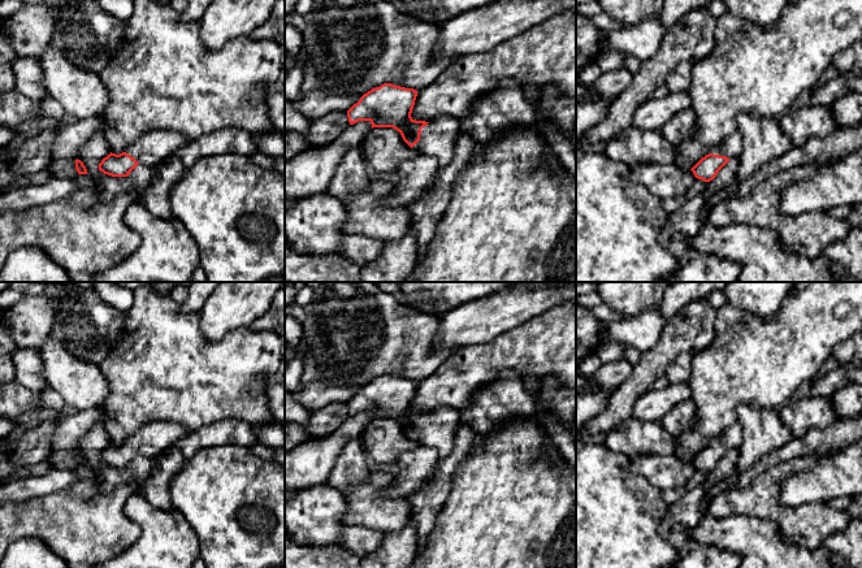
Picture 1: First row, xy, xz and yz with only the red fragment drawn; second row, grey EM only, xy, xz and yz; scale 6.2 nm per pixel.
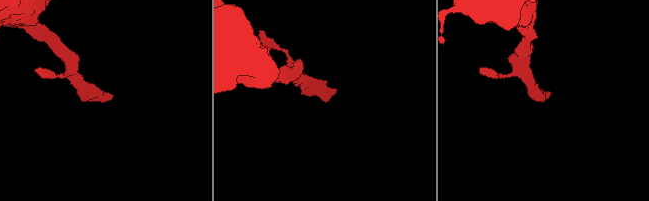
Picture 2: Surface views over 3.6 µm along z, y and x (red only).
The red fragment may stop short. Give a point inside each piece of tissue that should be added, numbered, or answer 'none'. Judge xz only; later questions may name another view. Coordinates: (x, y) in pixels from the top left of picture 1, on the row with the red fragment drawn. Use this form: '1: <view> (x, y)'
1: xz (438, 138)

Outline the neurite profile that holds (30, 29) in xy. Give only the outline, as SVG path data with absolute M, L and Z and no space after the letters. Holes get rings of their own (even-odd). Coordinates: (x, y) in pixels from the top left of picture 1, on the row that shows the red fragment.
M44 3L23 5L0 23L20 57L39 57L51 43L53 17Z

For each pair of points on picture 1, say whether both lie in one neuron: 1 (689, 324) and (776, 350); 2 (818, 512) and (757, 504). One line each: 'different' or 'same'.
1: different
2: same

